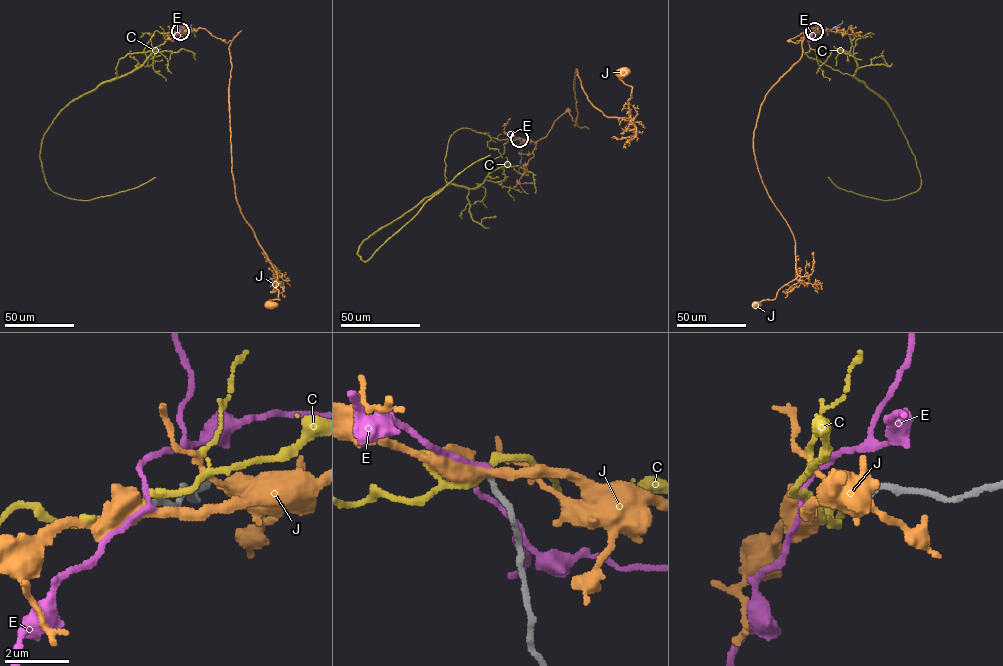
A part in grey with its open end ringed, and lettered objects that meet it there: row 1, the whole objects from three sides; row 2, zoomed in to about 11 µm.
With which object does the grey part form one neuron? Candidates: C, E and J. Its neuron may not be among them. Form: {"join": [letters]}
{"join": ["E"]}

